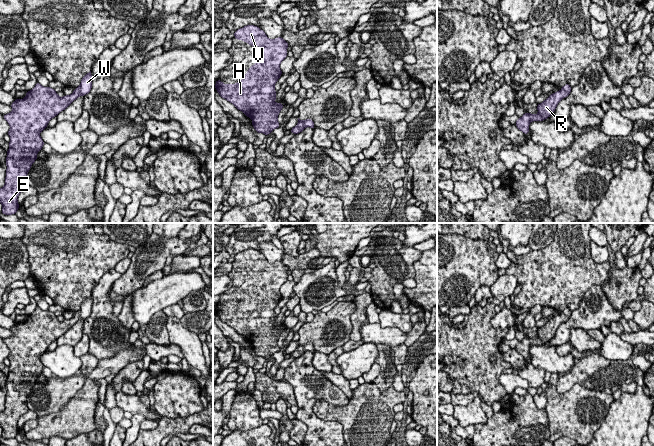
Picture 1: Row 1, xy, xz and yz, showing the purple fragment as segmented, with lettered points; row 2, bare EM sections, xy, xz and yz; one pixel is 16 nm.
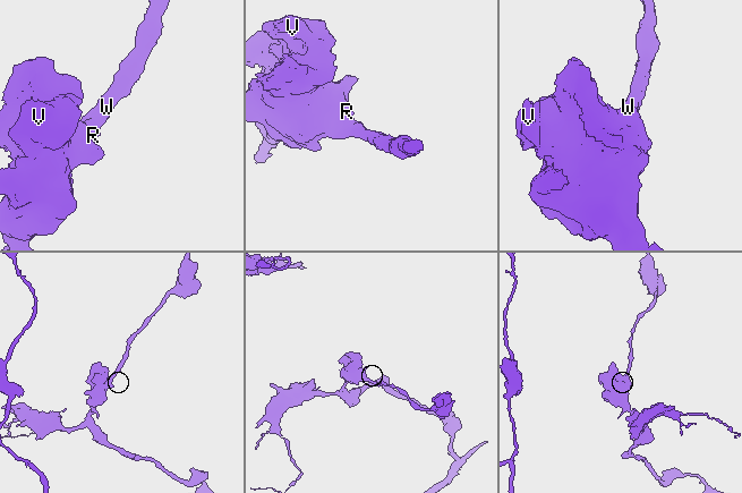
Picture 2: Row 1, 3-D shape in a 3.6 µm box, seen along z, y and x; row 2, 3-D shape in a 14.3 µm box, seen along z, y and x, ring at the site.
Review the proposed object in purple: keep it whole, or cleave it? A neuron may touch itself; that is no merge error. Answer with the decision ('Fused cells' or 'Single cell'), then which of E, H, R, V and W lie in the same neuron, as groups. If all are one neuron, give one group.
Single cell. Groups: E H R V W

